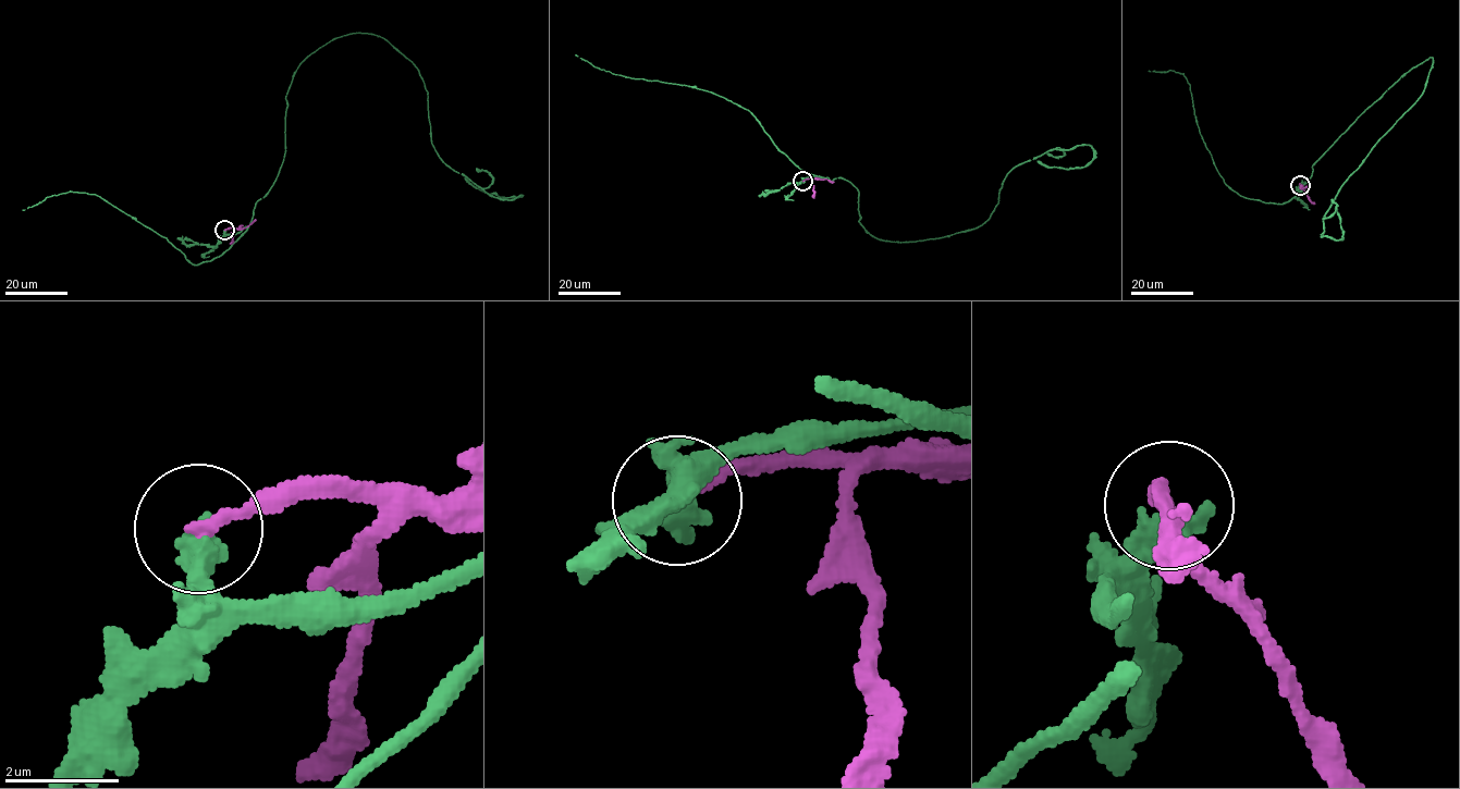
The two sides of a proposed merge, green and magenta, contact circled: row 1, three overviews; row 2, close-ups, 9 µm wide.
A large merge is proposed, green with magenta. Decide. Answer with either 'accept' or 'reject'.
reject

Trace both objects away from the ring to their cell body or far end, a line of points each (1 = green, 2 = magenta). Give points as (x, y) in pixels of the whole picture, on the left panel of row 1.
1: (224, 231), (248, 226), (280, 170), (293, 75), (347, 34), (417, 68), (446, 164), (520, 196), (465, 176)
2: (224, 230), (246, 227), (256, 219)

